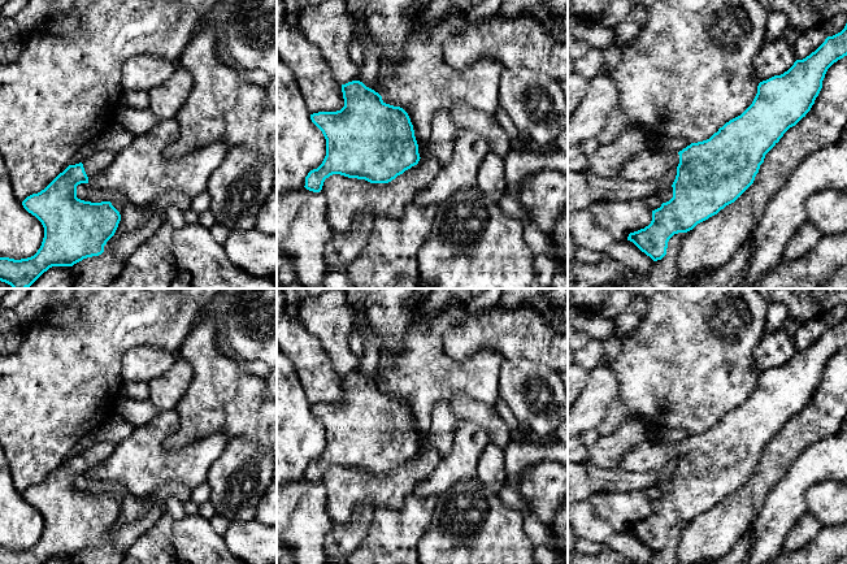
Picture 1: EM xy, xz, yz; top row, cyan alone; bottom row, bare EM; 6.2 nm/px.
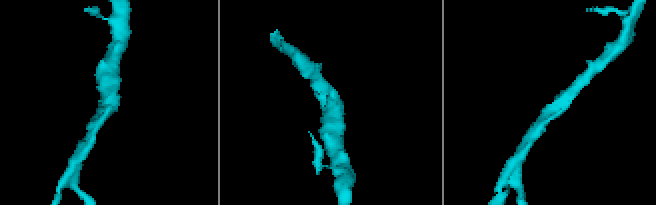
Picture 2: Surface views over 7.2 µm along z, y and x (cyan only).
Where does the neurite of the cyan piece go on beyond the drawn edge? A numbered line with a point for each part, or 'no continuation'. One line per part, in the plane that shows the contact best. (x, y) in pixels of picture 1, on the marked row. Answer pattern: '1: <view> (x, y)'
1: xy (98, 161)

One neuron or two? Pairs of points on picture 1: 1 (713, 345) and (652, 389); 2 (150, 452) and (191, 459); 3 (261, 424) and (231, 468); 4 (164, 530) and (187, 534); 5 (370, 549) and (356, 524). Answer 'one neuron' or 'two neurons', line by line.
1: one neuron
2: one neuron
3: two neurons
4: two neurons
5: two neurons

